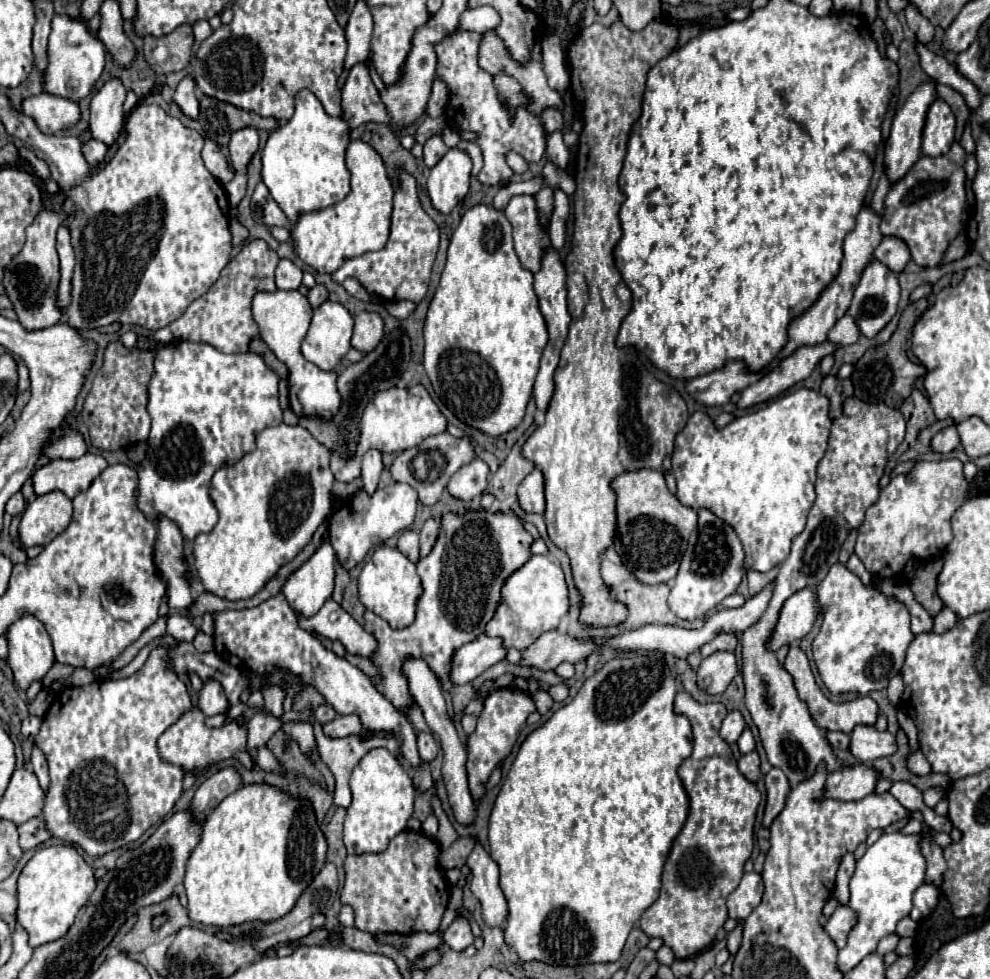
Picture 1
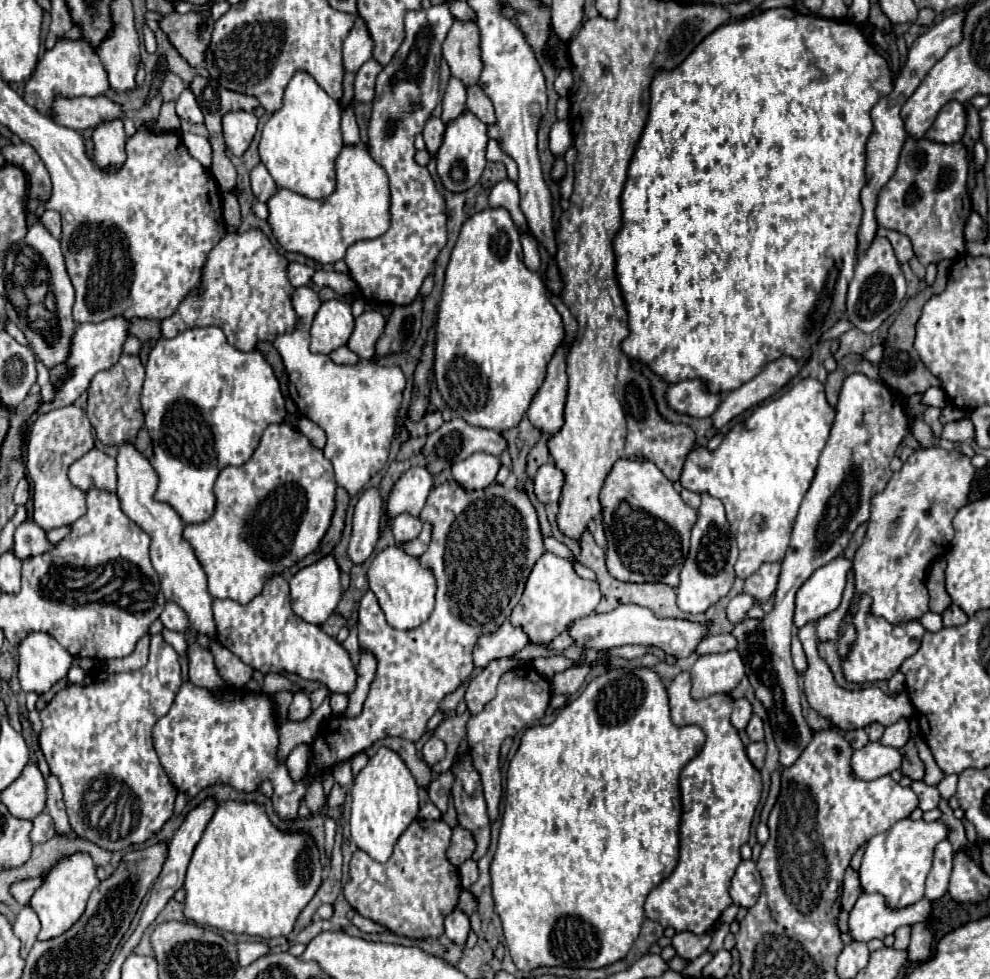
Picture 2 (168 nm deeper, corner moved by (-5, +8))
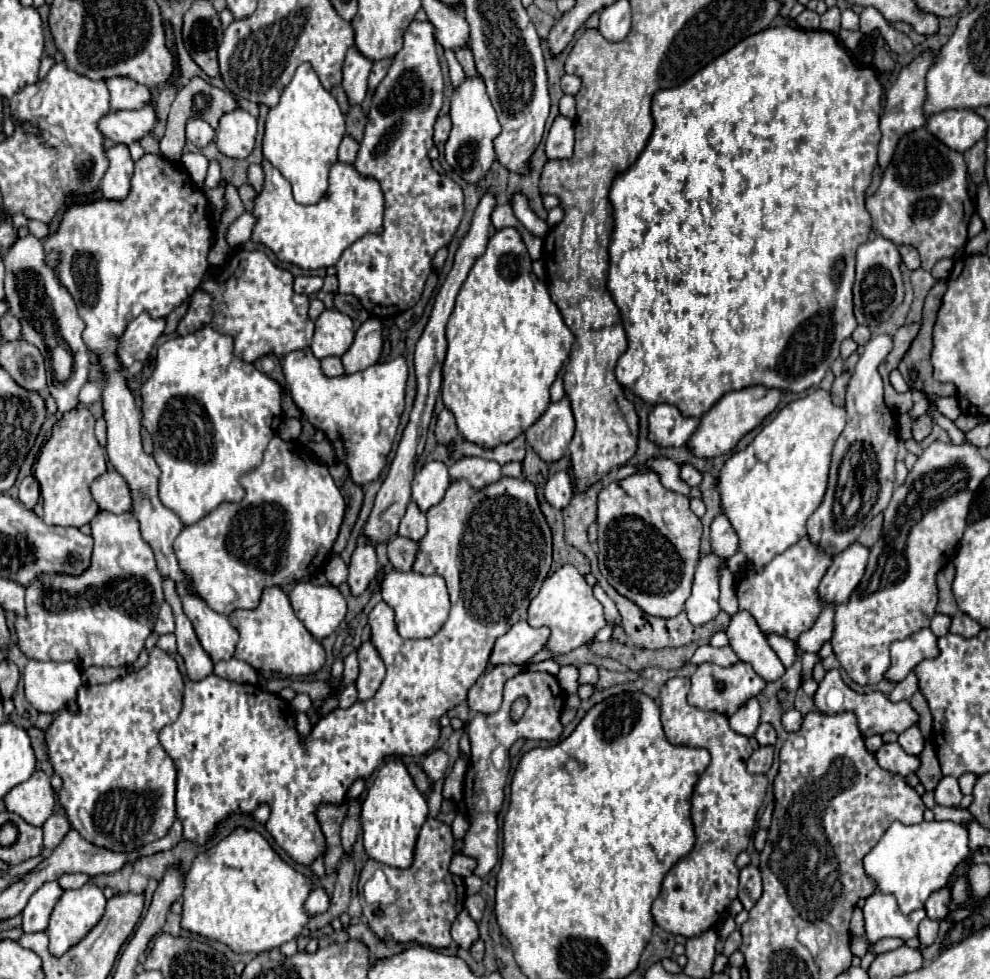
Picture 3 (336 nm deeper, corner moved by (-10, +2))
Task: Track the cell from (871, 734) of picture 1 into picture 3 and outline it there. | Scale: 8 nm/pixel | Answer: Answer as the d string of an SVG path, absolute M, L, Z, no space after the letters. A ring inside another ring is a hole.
M910 726L898 736L898 744L904 748L906 754L920 754L924 748L924 738L918 730L918 726Z

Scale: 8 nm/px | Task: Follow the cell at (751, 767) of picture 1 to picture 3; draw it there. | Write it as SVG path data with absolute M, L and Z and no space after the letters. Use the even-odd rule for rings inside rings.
M760 746L750 756L748 770L752 774L766 774L770 770L770 766L772 766L772 758L774 758L774 748L772 746Z

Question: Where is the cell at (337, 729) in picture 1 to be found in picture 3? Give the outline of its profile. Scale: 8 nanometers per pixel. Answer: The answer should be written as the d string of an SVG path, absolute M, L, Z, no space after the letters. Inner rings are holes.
M364 642L358 648L358 662L360 662L360 676L356 680L356 690L358 690L358 700L366 702L380 688L386 674L386 666L372 642Z

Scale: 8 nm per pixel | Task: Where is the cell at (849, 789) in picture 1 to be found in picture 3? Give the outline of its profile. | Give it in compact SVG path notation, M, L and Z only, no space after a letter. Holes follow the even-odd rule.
M884 744L876 754L876 760L878 760L878 766L882 766L884 770L892 772L892 774L900 774L900 776L906 776L910 772L916 772L918 770L918 758L916 756L910 756L906 754L900 744Z

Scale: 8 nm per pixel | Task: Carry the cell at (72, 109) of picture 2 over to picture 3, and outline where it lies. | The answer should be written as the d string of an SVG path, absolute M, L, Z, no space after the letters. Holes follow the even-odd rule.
M146 102L142 110L112 110L106 116L98 120L98 130L122 144L130 144L134 140L140 140L144 134L148 134L156 124L156 114L152 108L152 102Z

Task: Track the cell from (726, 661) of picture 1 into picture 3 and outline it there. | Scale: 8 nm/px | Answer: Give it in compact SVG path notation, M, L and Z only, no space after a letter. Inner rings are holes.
M706 662L698 666L698 670L690 680L692 680L692 688L688 694L688 702L700 710L714 710L726 716L732 716L742 704L746 704L766 686L766 680L758 676L748 662L736 662L734 666L728 666L728 668Z

